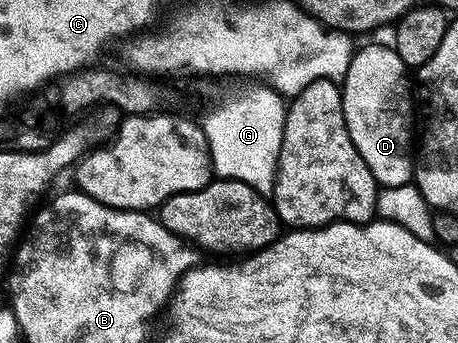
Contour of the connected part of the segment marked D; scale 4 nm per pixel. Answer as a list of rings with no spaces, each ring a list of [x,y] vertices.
[[[368,44],[365,48],[357,47],[353,51],[352,61],[342,81],[342,91],[346,130],[350,130],[350,142],[358,146],[358,154],[362,154],[362,162],[370,166],[370,174],[374,174],[377,185],[380,188],[393,188],[411,184],[414,180],[414,136],[412,140],[414,88],[410,83],[410,69],[402,62],[402,58],[398,58],[395,48],[384,44]]]

